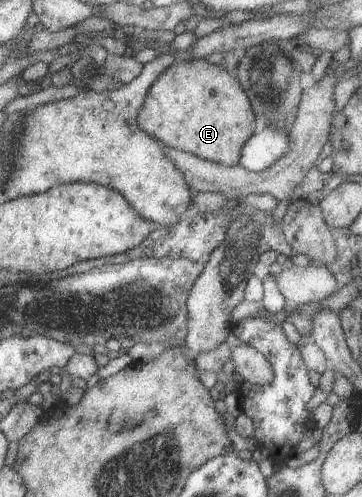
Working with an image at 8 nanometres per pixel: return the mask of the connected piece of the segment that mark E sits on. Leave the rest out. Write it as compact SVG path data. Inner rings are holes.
M194 58L177 63L159 77L149 90L138 120L146 132L161 140L164 145L193 153L207 161L235 167L241 164L243 147L246 147L247 141L255 134L255 117L251 99L239 79L235 79L225 66L209 63L205 58Z

